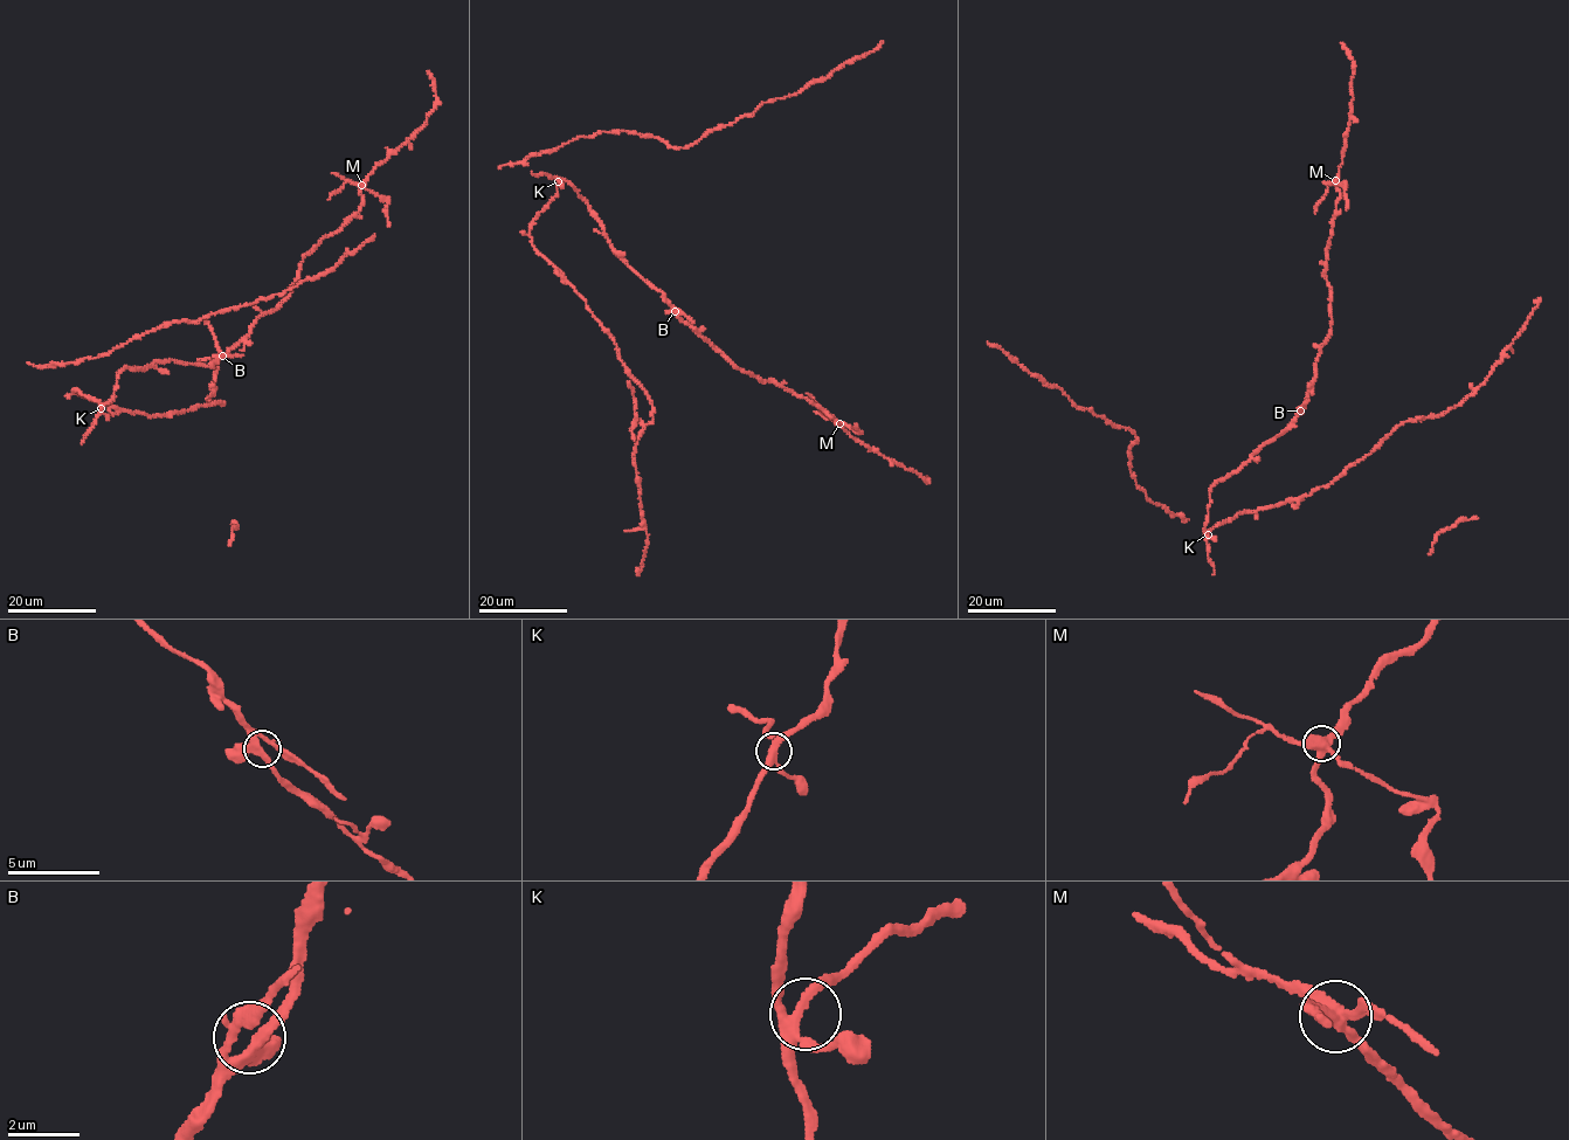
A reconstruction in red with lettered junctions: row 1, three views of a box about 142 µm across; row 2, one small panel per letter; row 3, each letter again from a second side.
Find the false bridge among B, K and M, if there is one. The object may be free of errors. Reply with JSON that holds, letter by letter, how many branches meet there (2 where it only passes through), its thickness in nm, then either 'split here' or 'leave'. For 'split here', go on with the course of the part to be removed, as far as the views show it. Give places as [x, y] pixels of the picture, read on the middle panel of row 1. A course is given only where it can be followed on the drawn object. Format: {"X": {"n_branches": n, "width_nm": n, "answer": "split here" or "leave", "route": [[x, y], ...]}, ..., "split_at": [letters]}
{"B": {"n_branches": 4, "width_nm": 320, "answer": "leave"}, "K": {"n_branches": 4, "width_nm": 280, "answer": "leave"}, "M": {"n_branches": 4, "width_nm": 400, "answer": "split here", "route": [[838, 423], [859, 432], [857, 422]]}, "split_at": ["M"]}

